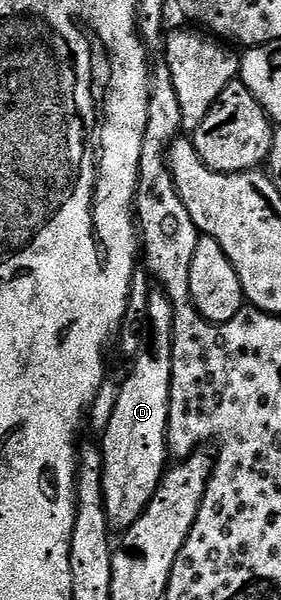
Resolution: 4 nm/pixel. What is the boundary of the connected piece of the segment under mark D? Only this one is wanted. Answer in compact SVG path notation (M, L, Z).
M159 288L153 289L148 298L144 343L138 356L131 359L130 366L132 371L125 376L112 406L112 415L104 426L104 439L98 442L104 457L102 492L106 500L106 516L116 532L129 530L138 516L142 516L170 462L168 417L174 372L174 308Z

